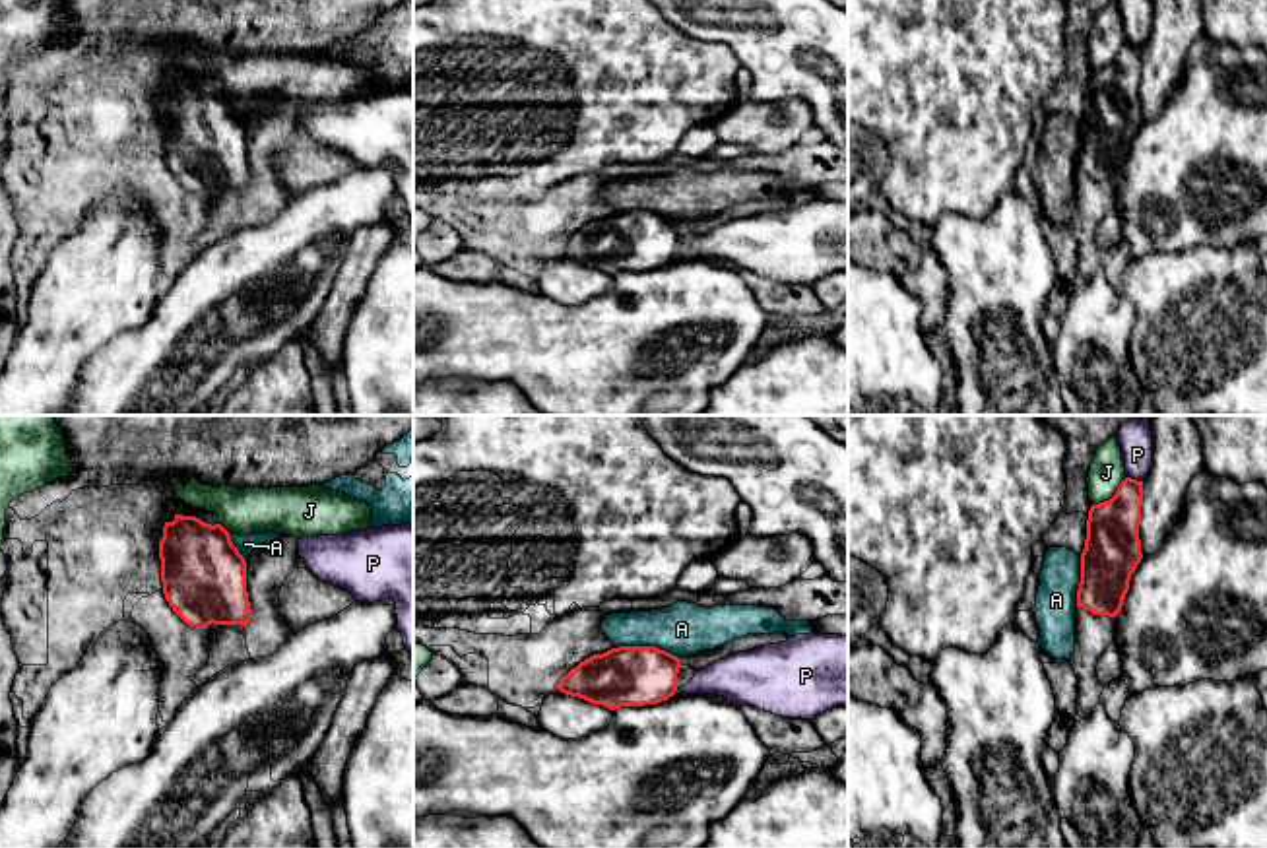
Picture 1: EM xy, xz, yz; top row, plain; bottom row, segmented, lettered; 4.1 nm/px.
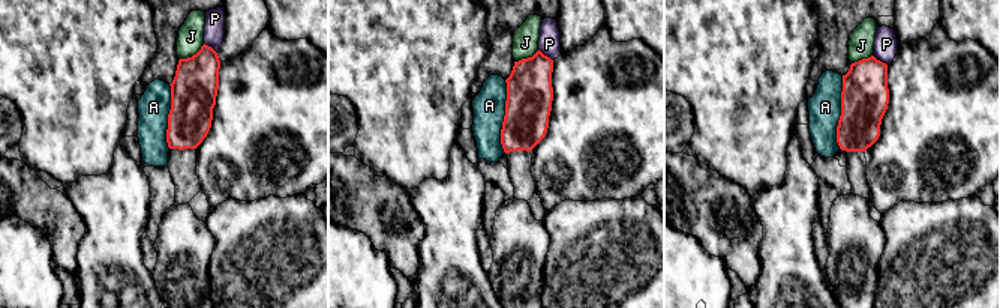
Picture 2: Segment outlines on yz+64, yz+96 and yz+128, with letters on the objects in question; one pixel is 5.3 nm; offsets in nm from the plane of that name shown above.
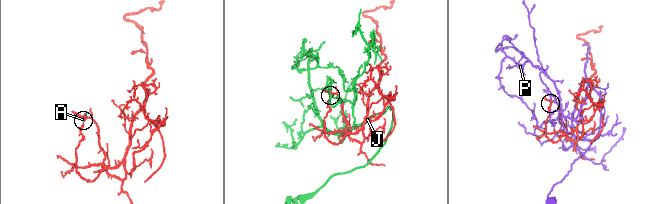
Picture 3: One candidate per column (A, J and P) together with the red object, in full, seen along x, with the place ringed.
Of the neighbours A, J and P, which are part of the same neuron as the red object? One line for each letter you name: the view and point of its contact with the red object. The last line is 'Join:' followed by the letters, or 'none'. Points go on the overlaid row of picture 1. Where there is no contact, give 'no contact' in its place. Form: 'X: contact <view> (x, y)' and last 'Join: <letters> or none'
Join: none

